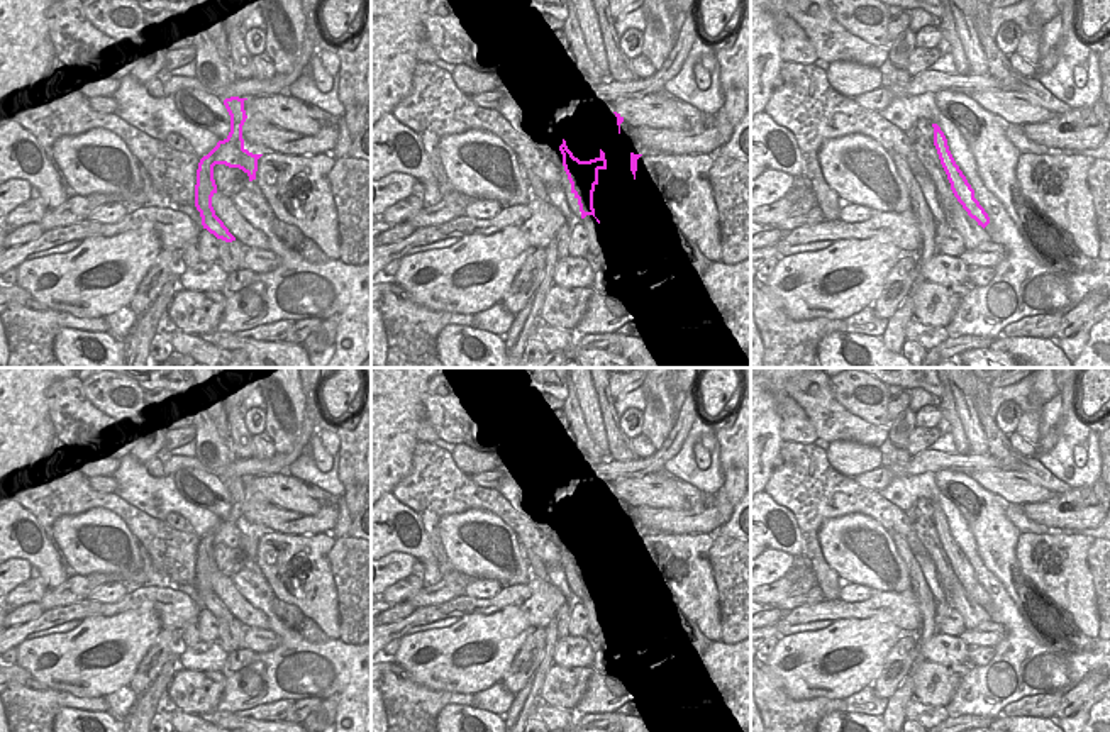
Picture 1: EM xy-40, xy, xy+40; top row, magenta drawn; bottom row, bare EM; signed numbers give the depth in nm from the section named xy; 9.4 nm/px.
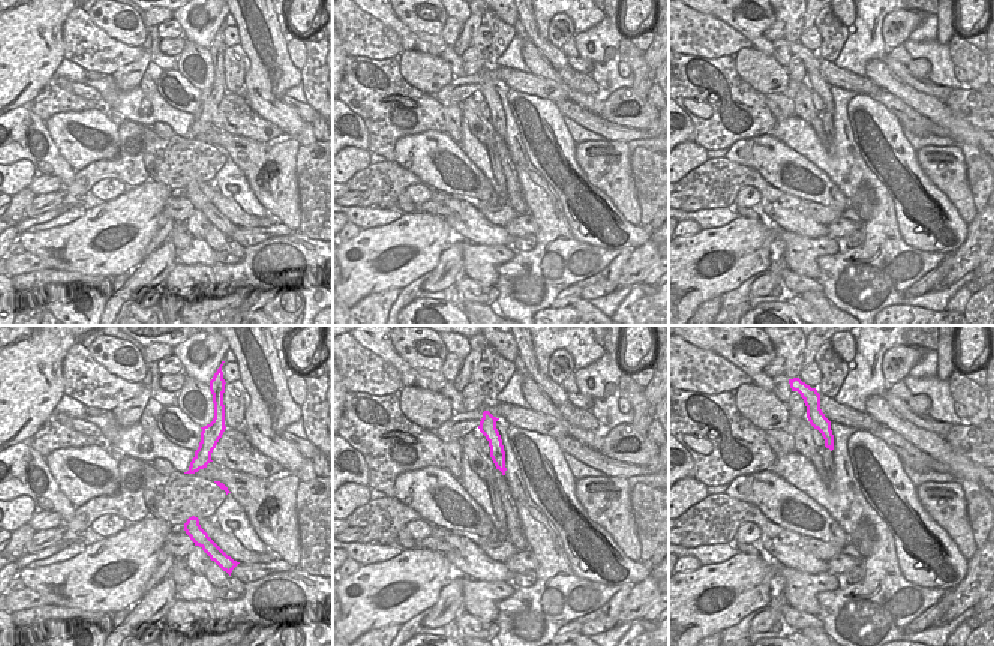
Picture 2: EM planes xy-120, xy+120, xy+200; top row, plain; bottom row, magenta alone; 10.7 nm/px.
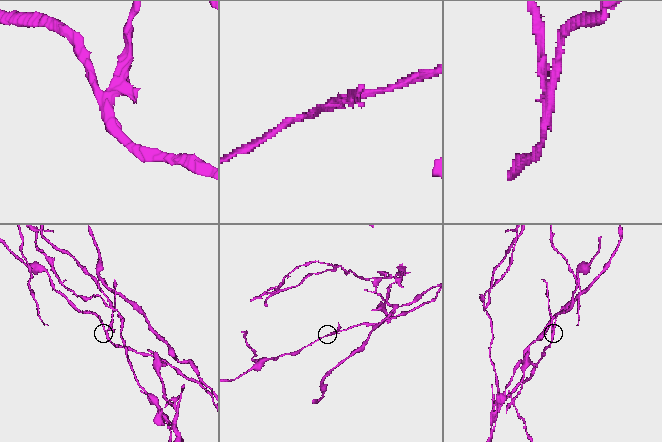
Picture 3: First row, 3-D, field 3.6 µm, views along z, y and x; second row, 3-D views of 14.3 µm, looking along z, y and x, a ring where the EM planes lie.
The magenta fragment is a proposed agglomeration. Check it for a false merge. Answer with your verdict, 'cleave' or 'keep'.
cleave

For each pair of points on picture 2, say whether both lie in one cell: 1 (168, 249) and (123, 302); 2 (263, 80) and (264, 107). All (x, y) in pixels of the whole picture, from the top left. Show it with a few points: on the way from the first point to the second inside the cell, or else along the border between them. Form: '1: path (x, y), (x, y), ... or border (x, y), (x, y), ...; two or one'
1: path (159, 263), (134, 288); one
2: border (243, 92), (279, 99); two

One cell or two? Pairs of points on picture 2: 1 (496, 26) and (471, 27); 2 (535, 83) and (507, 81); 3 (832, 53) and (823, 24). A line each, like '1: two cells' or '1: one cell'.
1: two cells
2: one cell
3: one cell

